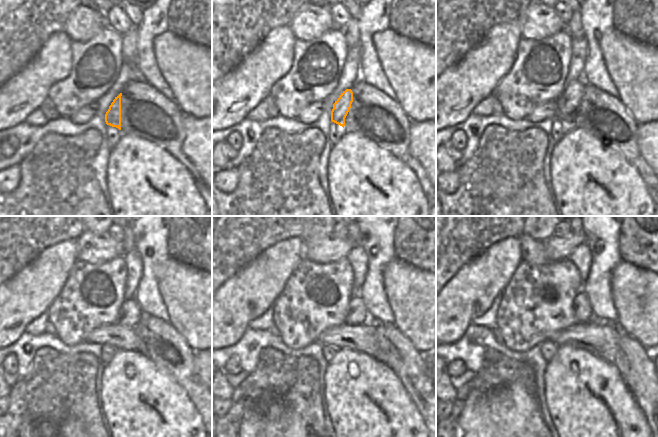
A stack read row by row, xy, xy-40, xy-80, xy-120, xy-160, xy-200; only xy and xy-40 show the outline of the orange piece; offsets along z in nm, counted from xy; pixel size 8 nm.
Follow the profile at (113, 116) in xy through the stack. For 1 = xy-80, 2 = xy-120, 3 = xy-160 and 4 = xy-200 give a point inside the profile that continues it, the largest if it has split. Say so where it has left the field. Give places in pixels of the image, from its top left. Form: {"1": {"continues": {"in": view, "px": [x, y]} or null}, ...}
{"1": {"continues": {"in": "xy-80", "px": [567, 104]}}, "2": {"continues": {"in": "xy-120", "px": [130, 312]}}, "3": {"continues": {"in": "xy-160", "px": [356, 314]}}, "4": {"continues": {"in": "xy-200", "px": [581, 305]}}}

